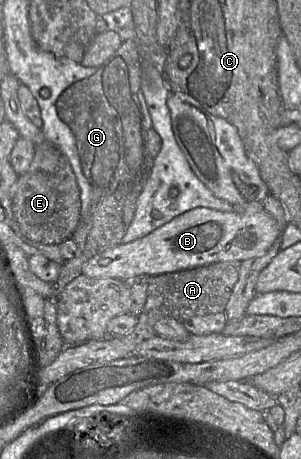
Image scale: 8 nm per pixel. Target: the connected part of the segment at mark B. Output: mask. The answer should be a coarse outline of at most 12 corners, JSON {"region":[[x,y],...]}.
{"region":[[198,207],[93,256],[91,278],[129,281],[265,254],[264,209]]}

